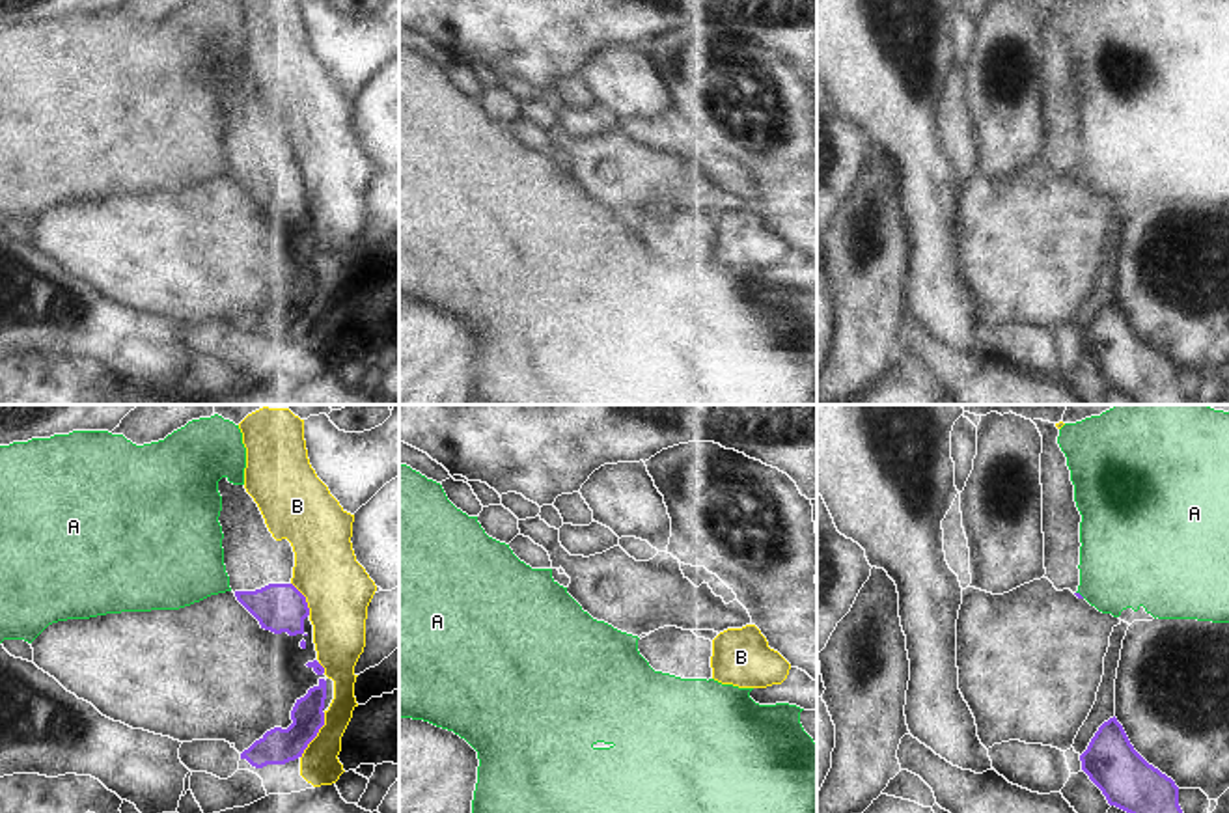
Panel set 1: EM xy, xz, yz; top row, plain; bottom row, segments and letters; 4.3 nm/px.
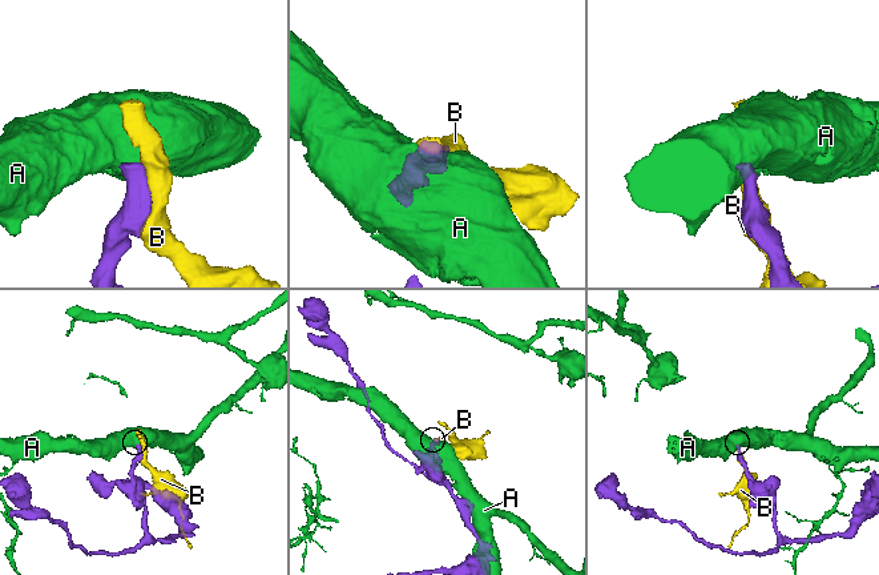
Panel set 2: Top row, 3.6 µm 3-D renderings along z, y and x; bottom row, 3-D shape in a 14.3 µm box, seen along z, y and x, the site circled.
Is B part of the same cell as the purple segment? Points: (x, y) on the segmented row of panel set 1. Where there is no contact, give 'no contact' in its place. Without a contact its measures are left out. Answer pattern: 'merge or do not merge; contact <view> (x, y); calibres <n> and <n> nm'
do not merge; contact xy (316, 735); calibres 160 and 170 nm

